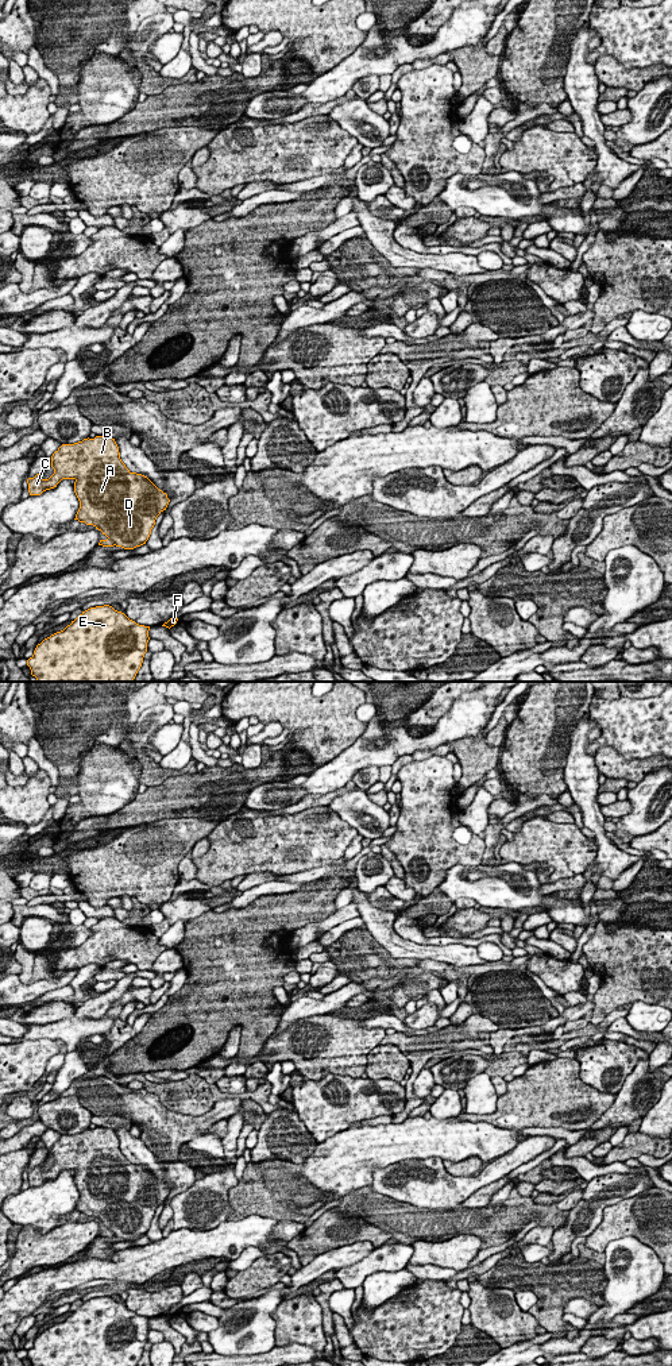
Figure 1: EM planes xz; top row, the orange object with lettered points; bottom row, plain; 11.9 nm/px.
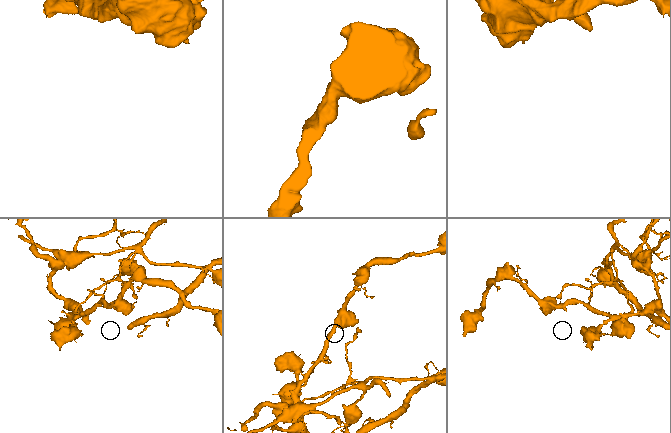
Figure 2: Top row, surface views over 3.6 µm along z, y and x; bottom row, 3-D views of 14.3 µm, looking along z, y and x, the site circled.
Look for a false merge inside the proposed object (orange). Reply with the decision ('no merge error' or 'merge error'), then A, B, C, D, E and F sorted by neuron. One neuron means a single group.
merge error; A B C D / E F

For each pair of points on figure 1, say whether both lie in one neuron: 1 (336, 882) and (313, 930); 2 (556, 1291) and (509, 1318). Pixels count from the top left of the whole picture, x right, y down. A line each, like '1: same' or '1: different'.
1: different
2: different

